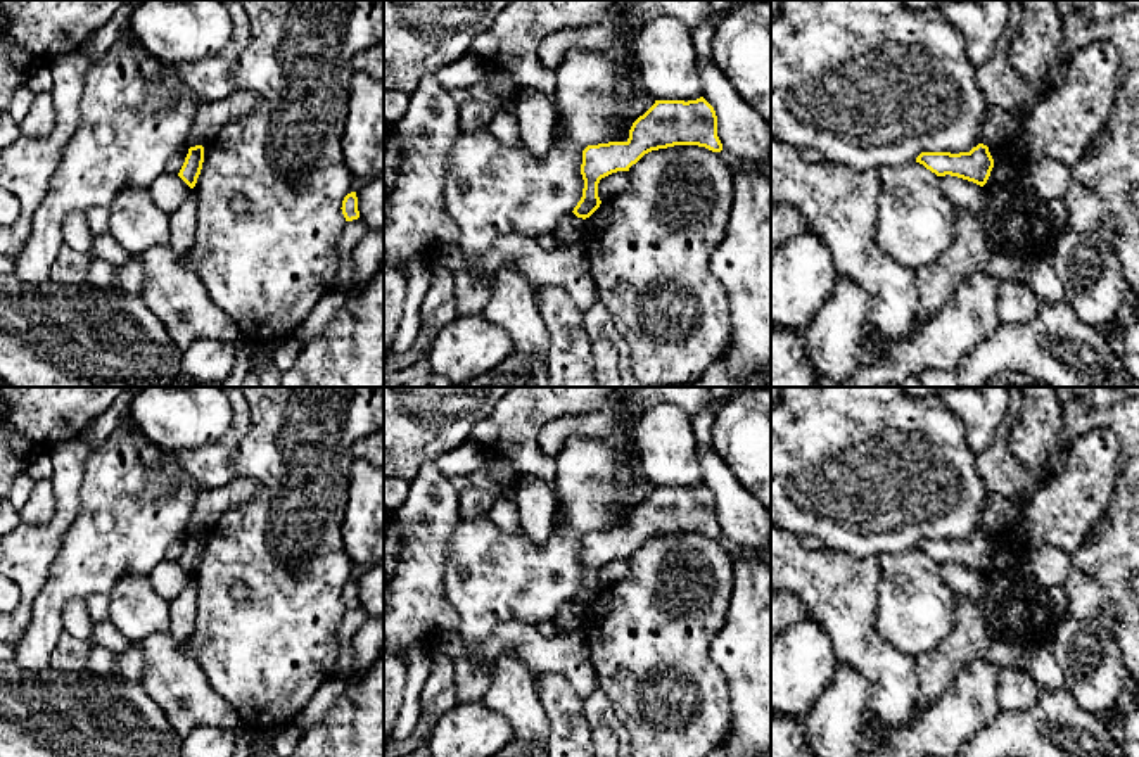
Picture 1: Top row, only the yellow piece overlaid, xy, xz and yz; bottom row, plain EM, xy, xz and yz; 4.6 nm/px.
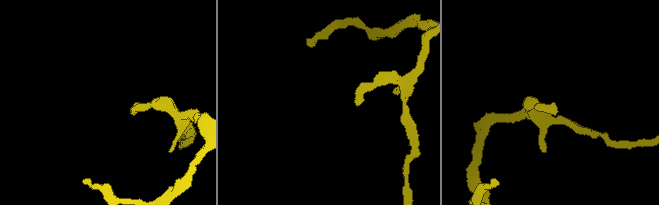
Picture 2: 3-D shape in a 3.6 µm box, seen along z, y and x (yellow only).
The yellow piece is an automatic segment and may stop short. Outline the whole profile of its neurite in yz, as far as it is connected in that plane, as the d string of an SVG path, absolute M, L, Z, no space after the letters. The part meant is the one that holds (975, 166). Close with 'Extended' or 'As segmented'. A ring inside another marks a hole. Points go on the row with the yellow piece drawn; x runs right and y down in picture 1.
M978 143L970 152L921 152L916 162L923 164L926 169L937 176L958 176L983 187L994 168L994 159L989 147Z. As segmented

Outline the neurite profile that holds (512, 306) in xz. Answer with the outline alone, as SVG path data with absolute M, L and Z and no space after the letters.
M503 266L496 271L482 315L510 335L513 351L536 361L548 358L548 330L534 299L534 287L520 270Z

